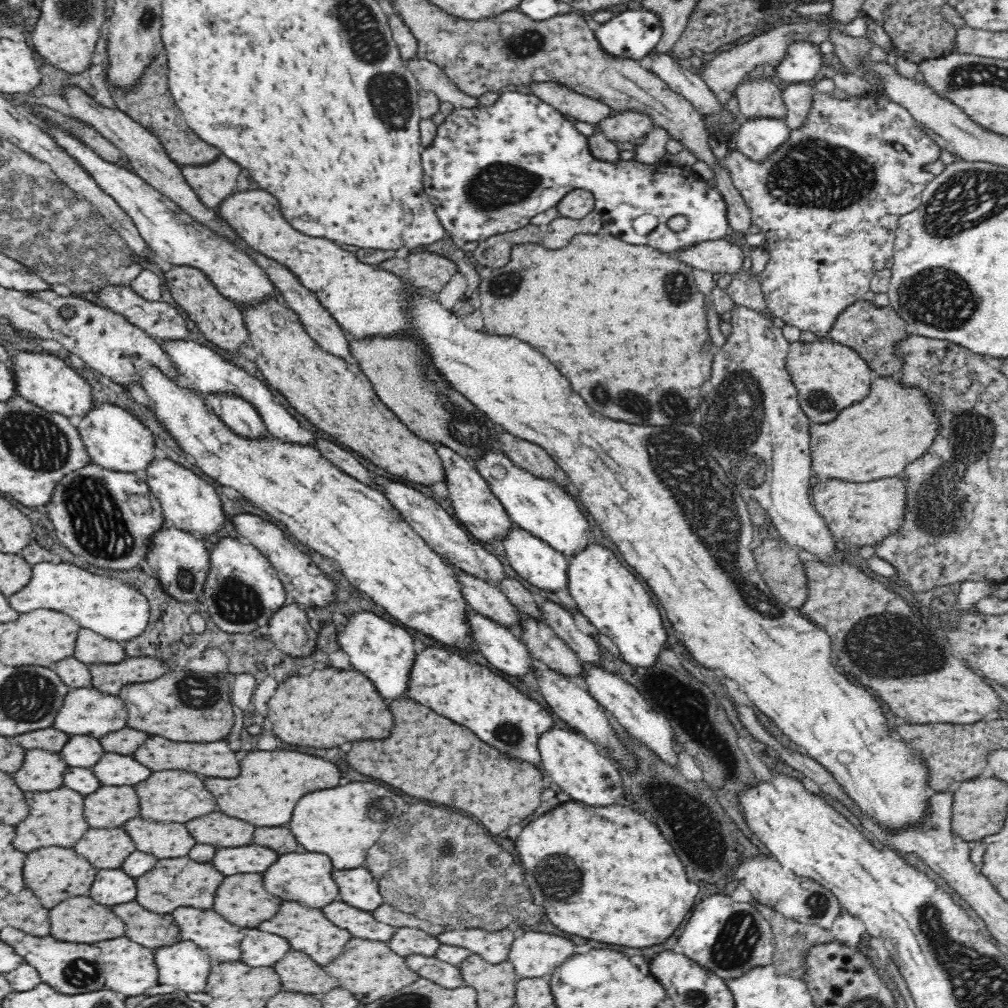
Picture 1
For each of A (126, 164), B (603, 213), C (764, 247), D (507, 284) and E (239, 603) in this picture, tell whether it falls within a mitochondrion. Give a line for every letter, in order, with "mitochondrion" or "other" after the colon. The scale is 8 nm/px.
A: other
B: other
C: other
D: mitochondrion
E: mitochondrion

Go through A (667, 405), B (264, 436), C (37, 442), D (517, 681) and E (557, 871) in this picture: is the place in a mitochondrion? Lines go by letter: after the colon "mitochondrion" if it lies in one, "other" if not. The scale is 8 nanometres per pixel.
A: mitochondrion
B: other
C: mitochondrion
D: other
E: mitochondrion

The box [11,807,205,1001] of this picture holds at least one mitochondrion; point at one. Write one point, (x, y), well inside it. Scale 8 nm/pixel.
(81, 973)

